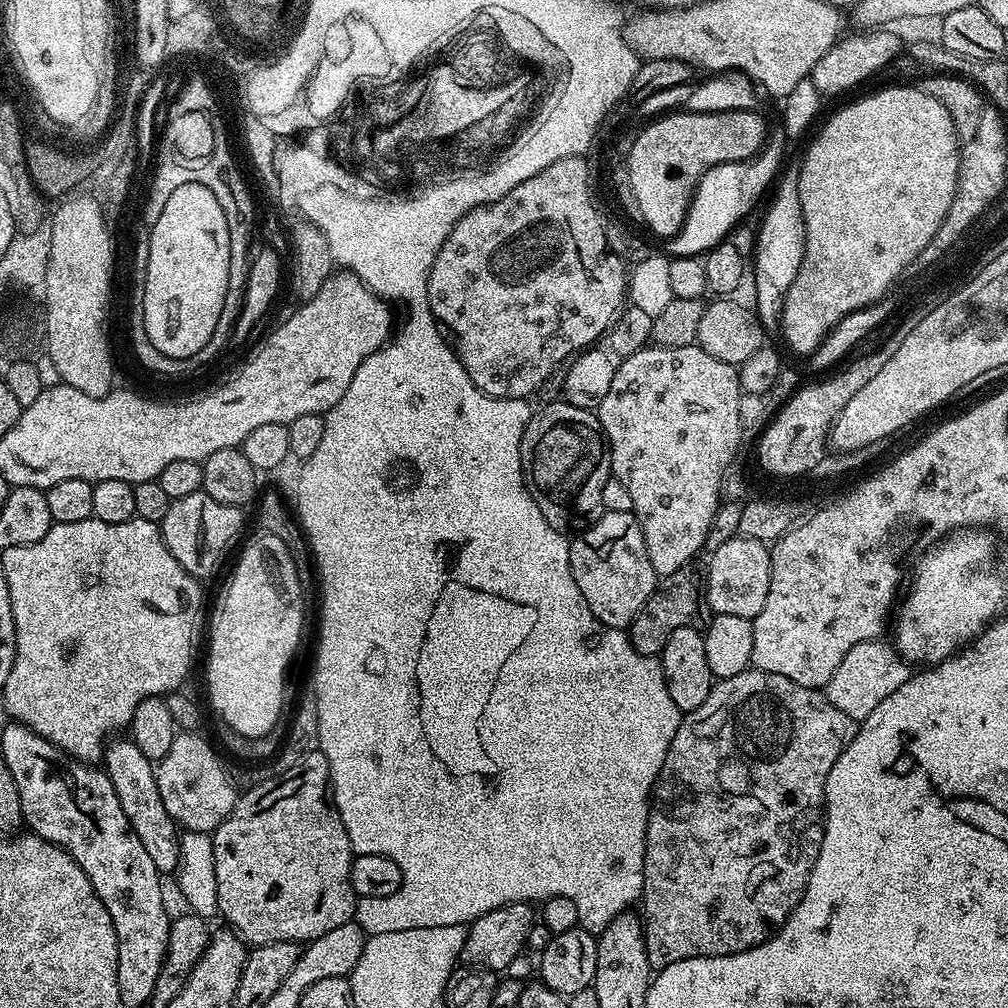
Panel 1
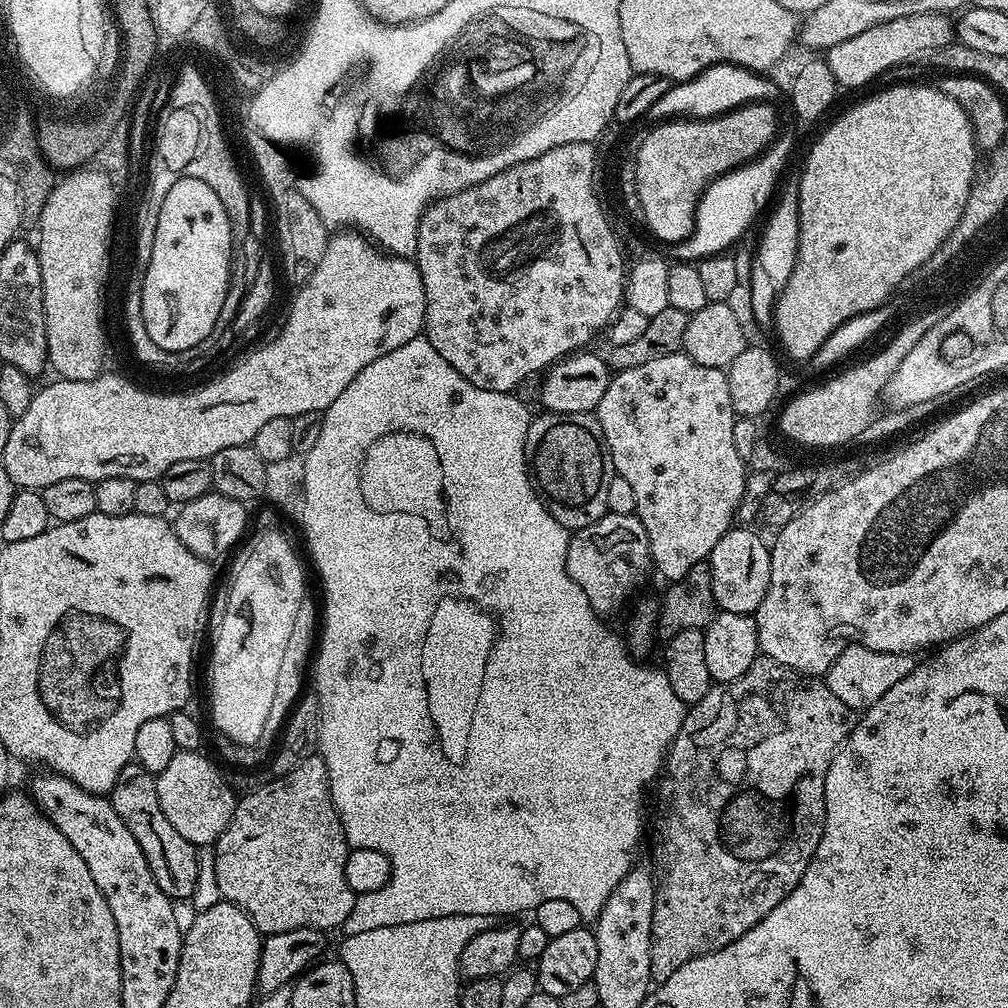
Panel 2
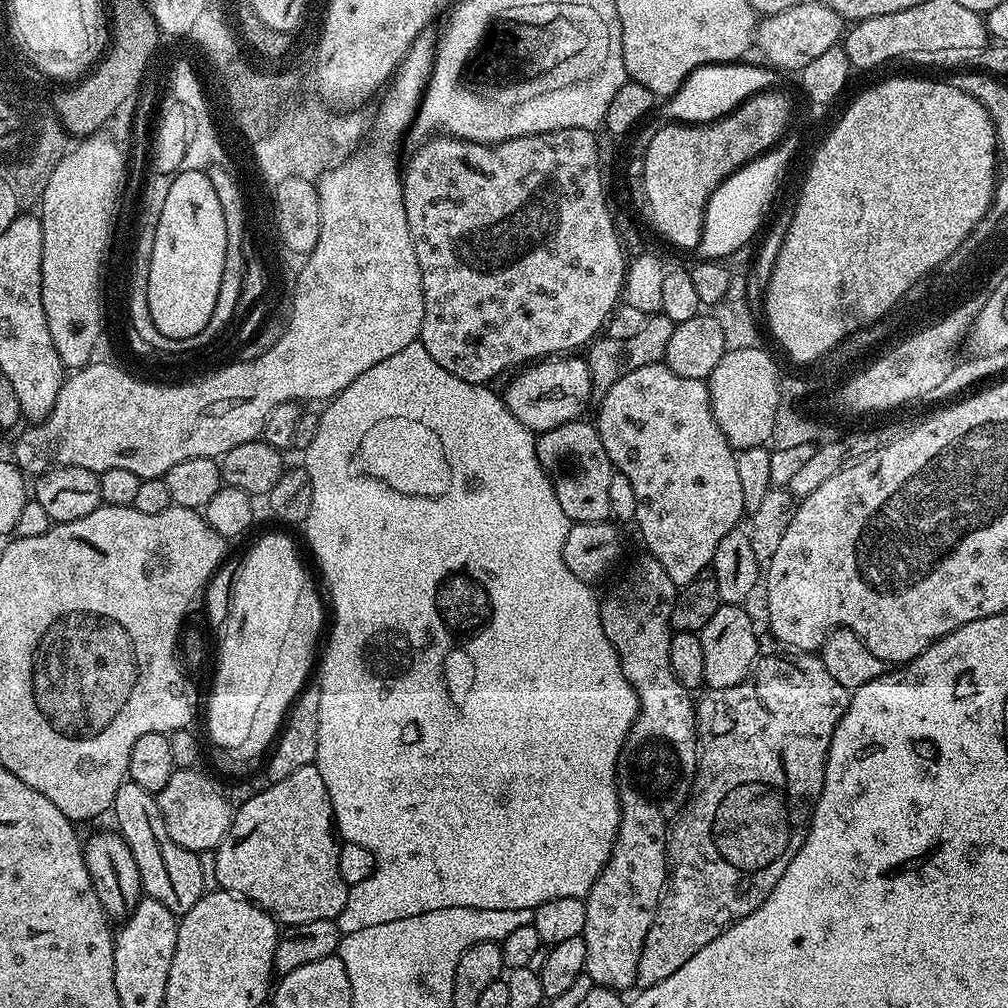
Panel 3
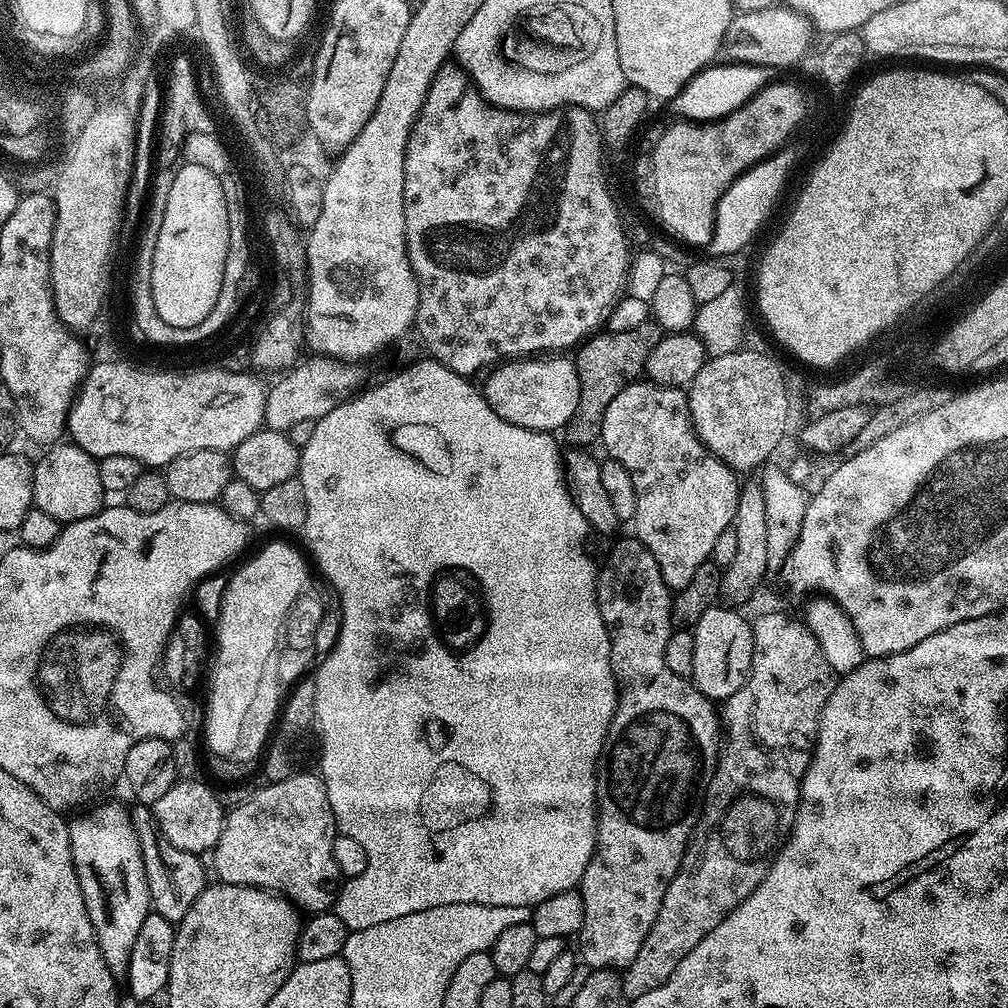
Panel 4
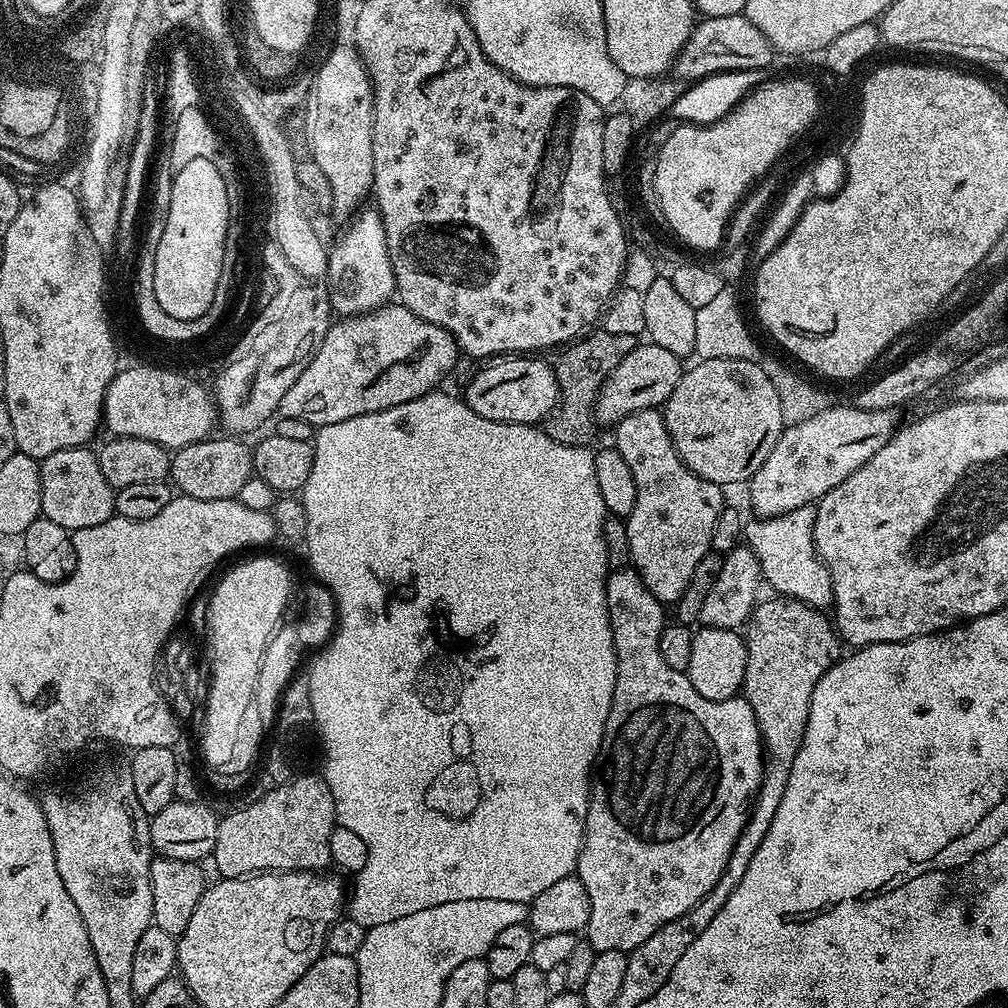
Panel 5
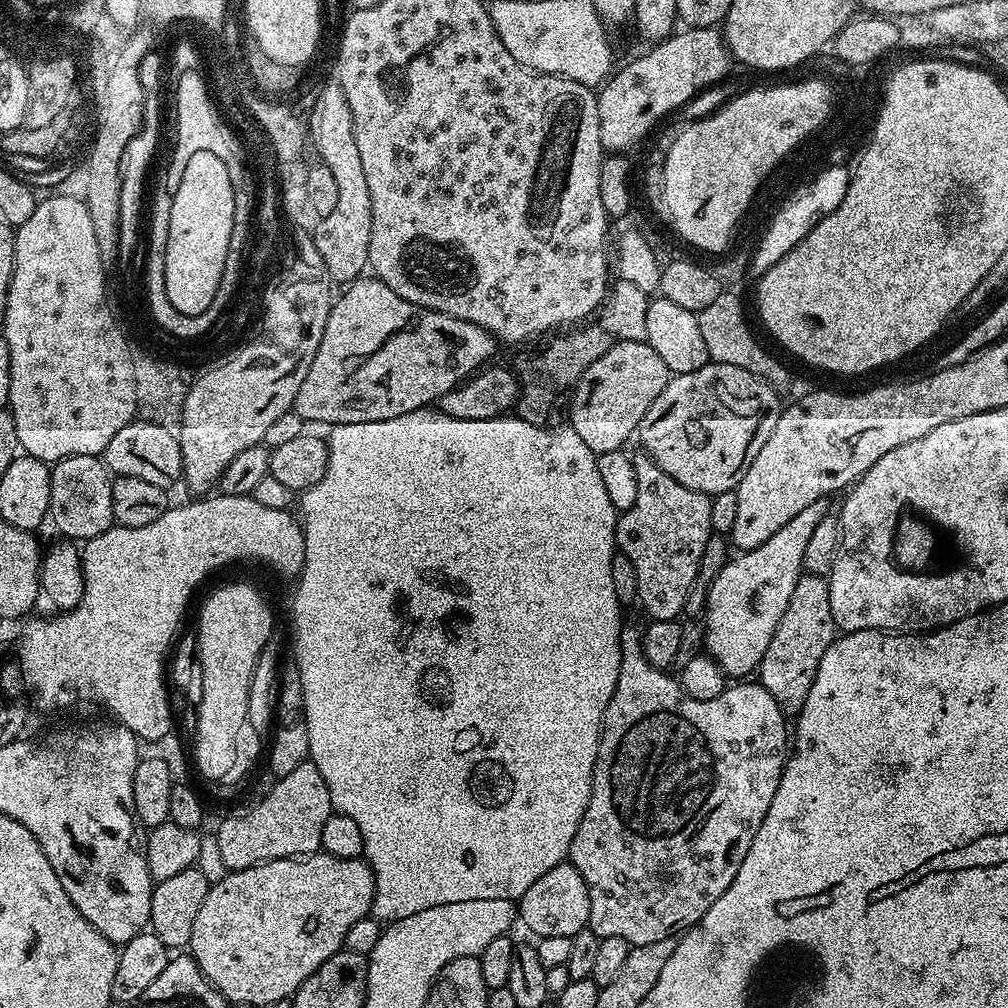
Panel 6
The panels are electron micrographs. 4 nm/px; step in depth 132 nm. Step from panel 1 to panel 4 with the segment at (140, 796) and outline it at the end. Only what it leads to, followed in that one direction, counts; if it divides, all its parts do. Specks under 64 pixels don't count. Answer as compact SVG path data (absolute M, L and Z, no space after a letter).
M133 807L131 814L140 839L151 911L157 916L166 918L175 926L182 918L186 918L186 914L190 914L190 906L194 906L196 899L204 893L206 881L200 856L195 852L178 850L178 846L170 846L167 838L160 833L151 807Z

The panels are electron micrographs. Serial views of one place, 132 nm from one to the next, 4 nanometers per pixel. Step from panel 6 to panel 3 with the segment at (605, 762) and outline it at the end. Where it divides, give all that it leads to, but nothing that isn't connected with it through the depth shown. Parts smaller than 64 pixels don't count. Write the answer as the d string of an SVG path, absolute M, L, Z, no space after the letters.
M650 554L645 555L645 560L640 560L612 589L608 592L608 597L600 600L600 617L602 618L602 630L606 634L606 638L610 638L610 646L614 646L614 650L620 659L622 666L622 674L630 682L632 689L636 691L636 696L640 699L640 709L636 715L636 720L630 726L628 736L624 739L624 745L620 751L620 759L616 762L616 792L620 796L620 825L618 826L618 834L616 841L612 847L612 856L608 860L608 864L602 870L602 874L598 874L598 878L594 882L594 886L588 891L586 897L586 926L584 927L584 941L586 942L586 966L585 973L592 980L593 985L602 988L615 988L617 990L625 990L624 988L632 988L636 983L636 971L638 970L638 958L642 958L642 946L646 942L646 934L650 930L650 922L654 922L654 914L660 905L660 895L664 893L664 889L668 882L668 838L670 835L670 817L679 813L683 803L688 799L690 785L692 779L696 776L696 761L698 759L698 737L696 735L696 709L694 707L694 696L689 689L682 686L682 682L678 682L678 678L674 678L674 670L670 670L670 642L672 641L673 629L670 627L672 618L672 607L676 601L676 593L678 585L670 582L670 574L666 574L666 570L662 570L662 562L658 562Z

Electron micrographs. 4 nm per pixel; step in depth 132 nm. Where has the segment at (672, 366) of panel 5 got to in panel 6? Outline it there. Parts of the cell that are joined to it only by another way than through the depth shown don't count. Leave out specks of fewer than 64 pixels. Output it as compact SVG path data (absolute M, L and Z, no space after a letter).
M643 340L613 343L612 349L598 362L590 362L571 389L572 409L568 416L570 426L586 446L597 454L610 450L621 450L628 439L637 435L646 410L654 403L654 398L662 394L668 385L670 373L666 362L654 354L652 347Z

